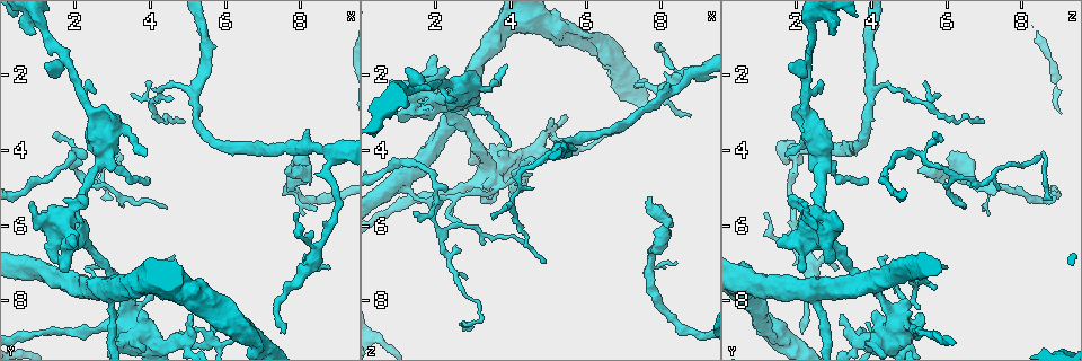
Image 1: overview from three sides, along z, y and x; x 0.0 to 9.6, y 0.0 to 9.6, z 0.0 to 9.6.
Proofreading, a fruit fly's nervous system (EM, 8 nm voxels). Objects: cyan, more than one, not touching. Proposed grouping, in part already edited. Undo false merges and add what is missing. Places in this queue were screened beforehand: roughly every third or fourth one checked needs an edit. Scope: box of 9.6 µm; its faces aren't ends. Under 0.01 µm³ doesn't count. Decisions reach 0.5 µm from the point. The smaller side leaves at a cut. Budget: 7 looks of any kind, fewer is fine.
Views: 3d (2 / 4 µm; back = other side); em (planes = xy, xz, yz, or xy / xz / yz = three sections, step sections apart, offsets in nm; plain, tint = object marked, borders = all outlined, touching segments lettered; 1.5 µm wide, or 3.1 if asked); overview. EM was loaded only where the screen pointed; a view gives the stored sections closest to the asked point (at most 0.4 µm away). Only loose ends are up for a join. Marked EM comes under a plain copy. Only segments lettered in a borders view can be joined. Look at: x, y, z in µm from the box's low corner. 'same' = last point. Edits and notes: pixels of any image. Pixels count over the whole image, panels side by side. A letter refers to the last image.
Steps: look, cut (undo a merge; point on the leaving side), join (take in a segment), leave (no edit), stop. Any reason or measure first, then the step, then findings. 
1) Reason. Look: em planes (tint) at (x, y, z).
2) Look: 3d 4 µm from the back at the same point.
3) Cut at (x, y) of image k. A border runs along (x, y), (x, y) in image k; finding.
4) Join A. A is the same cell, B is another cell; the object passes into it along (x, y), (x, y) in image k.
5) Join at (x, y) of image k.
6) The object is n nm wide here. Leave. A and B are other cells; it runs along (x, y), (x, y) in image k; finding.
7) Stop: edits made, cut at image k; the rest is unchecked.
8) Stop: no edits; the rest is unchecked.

An open end. Look: 3d 4 µm at (1.20, 1.80, 1.85).

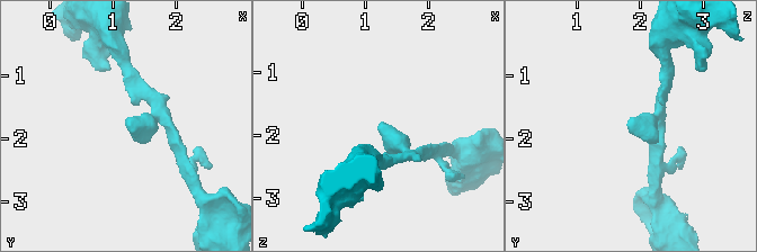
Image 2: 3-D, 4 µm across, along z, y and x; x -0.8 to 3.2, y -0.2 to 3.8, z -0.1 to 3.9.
Look: em xz step 4 (borders) at (1.25, 1.80, 1.80).

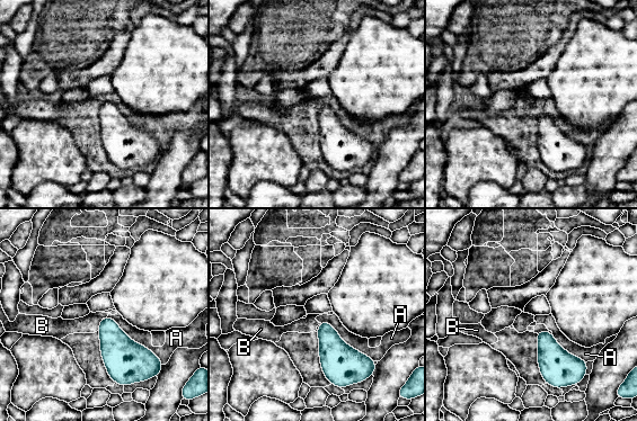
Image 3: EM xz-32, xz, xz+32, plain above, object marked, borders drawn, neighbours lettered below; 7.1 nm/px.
Another direction. Look: em planes (borders) at the same point.

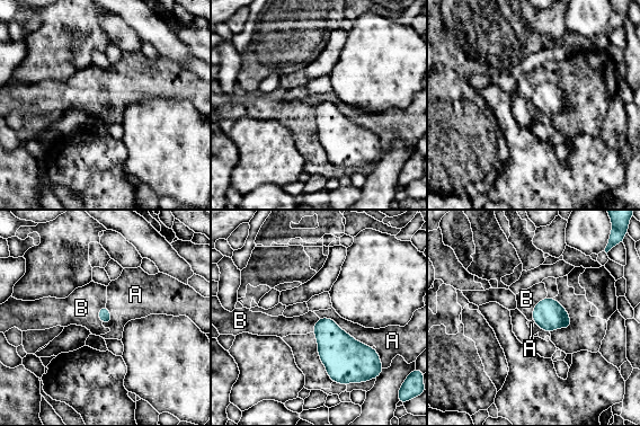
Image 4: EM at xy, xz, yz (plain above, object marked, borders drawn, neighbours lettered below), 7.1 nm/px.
Leave. A and B are other cells; a border runs along (320, 318), (331, 318), (372, 347) in image 4; none of them fits.

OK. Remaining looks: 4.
An open end. Look: 3d 2 µm at (1.70, 7.25, 2.30).

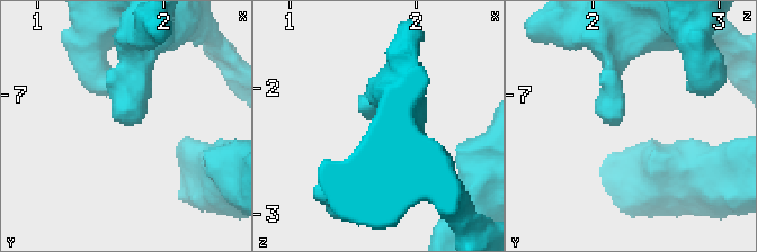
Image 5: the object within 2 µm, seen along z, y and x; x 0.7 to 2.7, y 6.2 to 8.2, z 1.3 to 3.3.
Look: em xy step 8 (borders) at (1.70, 7.24, 2.22).

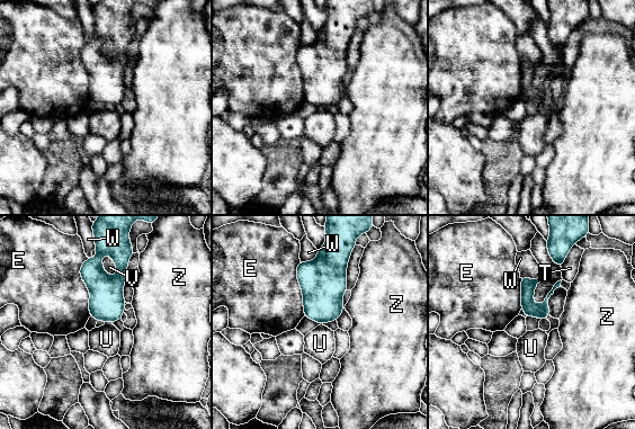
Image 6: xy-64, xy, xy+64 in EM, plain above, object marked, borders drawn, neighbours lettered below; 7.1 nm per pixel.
Look: em yz step 4 (borders) at the same point.

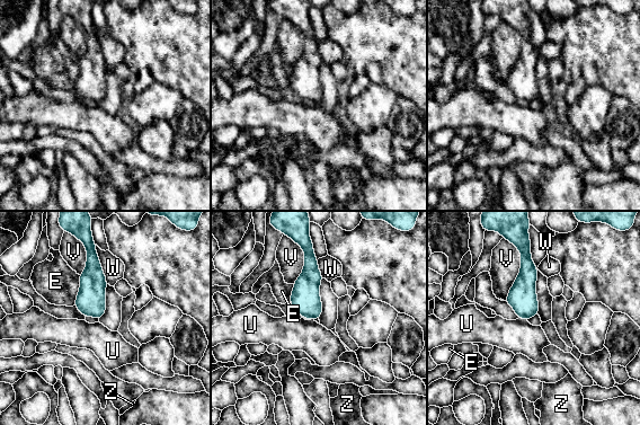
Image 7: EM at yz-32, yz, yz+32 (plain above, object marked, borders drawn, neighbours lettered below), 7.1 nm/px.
Leave. E, U, V, W and Z are other cells; a border runs along (518, 317), (526, 320) in image 7; none of them fits.

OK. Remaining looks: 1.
Branch stops here. Look: em planes (borders) at (0.95, 5.35, 2.25).

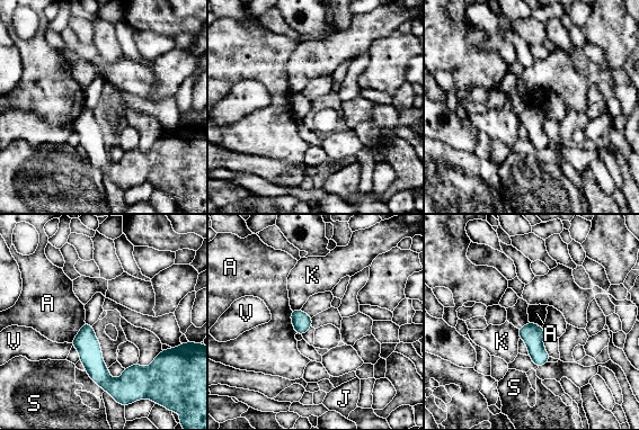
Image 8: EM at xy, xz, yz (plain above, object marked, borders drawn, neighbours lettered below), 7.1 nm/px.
Leave. A, J, K, S and V are other cells; it runs along (76, 341), (111, 382), (147, 369) in image 8; no lettered segment goes on from it.

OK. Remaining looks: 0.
Stop: no edits; the rest is unchecked.

